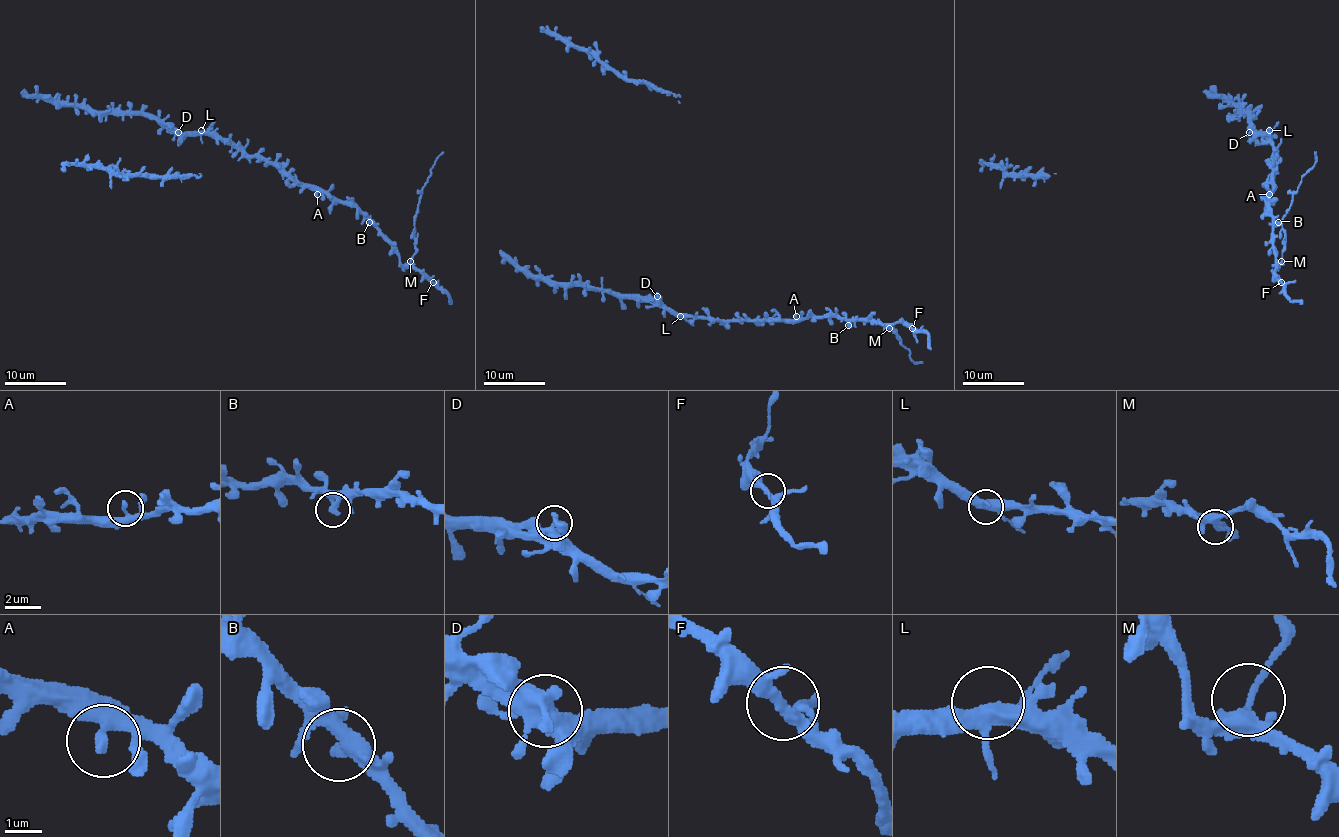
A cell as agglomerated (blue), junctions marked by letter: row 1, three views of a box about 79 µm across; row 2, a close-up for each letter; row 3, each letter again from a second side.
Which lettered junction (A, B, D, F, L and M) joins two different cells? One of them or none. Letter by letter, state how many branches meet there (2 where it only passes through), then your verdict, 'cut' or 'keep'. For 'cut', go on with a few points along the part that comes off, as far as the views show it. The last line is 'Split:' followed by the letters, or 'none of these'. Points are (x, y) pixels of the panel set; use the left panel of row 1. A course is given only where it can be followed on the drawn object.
A: 2 branches meet; keep
B: 2 branches meet; keep
D: 2 branches meet; keep
F: 4 branches meet; keep
L: 5 branches meet; keep
M: 5 branches meet; cut; foreign part runs (409, 262), (416, 251), (417, 237), (414, 215), (428, 177), (443, 152)
Split: M

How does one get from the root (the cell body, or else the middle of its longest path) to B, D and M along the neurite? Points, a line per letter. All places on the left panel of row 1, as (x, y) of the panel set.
B: (202, 133), (229, 138), (249, 155), (277, 161), (297, 181), (352, 201), (369, 222)
D: (202, 133), (178, 132)
M: (202, 133), (229, 138), (249, 155), (277, 161), (297, 181), (351, 201), (397, 254), (399, 262), (409, 262)

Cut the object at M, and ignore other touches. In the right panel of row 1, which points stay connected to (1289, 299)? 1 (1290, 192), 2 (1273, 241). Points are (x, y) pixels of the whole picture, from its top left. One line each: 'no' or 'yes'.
1: no
2: yes

